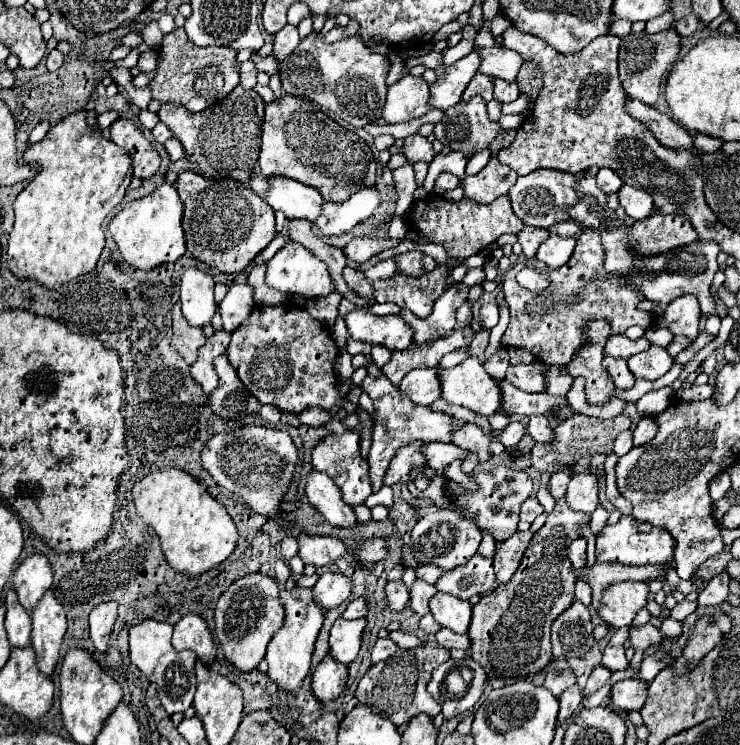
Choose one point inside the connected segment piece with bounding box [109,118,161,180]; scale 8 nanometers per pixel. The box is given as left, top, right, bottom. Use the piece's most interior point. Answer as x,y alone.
124,133

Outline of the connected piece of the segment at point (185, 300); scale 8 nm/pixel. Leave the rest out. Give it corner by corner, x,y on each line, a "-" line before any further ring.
187,268
181,274
181,306
191,326
203,328
211,322
217,306
213,300
213,286
211,274
201,268

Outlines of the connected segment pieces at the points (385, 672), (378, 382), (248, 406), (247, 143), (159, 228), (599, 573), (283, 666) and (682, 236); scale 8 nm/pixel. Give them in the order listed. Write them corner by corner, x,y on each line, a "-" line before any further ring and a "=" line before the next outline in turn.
419,646
413,650
397,650
391,658
373,664
367,674
361,678
355,698
359,704
369,706
375,714
389,718
397,728
403,728
411,718
417,714
437,716
441,712
441,706
435,704
433,696
427,692
427,684
431,680
433,670
449,660
449,650
441,646
=
367,376
365,382
363,382
363,390
373,400
373,406
375,406
375,412
377,412
375,414
375,428
373,428
373,444
371,444
367,462
369,462
369,468
371,468
369,472
371,472
373,492
379,492
381,486
383,486
383,476
385,476
385,470
389,466
389,460
393,458
397,448
409,444
415,438
425,440
425,442
433,442
433,440
451,442
453,432
451,432
449,426
451,426
453,418
447,416
447,414
441,414
441,412
431,412
427,406
413,404
385,376
381,376
381,378
=
217,356
213,360
213,366
219,376
219,388
209,394
209,404
213,412
223,420
239,420
243,414
257,414
261,404
253,400
253,396
245,390
227,356
=
237,86
225,100
205,108
203,112
189,112
181,104
163,104
159,110
161,122
181,140
185,154
197,164
199,172
207,178
235,178
241,184
249,184
249,174
259,158
261,124
263,124
265,102
255,90
=
163,184
155,192
125,204
109,222
109,232
123,256
123,260
139,270
151,270
155,266
175,262
185,254
185,236
181,228
183,204
175,186
=
595,562
593,568
583,568
579,572
579,578
587,578
591,588
593,588
593,608
599,608
599,600
601,594
607,586
617,584
617,582
625,582
625,580
639,580
639,582
649,582
651,578
661,578
665,576
669,570
661,572
661,568
653,568
653,566
631,566
631,564
621,564
621,562
=
293,586
291,590
281,590
279,600
285,608
283,626
275,632
273,640
267,646
265,660
269,662
269,676
279,686
279,690
297,690
311,666
311,654
315,646
315,638
323,624
323,610
315,602
311,588
=
657,212
649,216
649,220
635,222
629,238
633,244
637,244
637,252
651,256
695,242
697,232
689,224
687,216

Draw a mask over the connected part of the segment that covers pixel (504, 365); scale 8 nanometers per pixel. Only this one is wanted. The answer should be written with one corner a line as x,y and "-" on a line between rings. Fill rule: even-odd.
499,346
499,350
489,358
485,360
485,370
495,378
495,380
503,380
505,376
505,370
509,368
509,358
507,358
507,350
503,346

